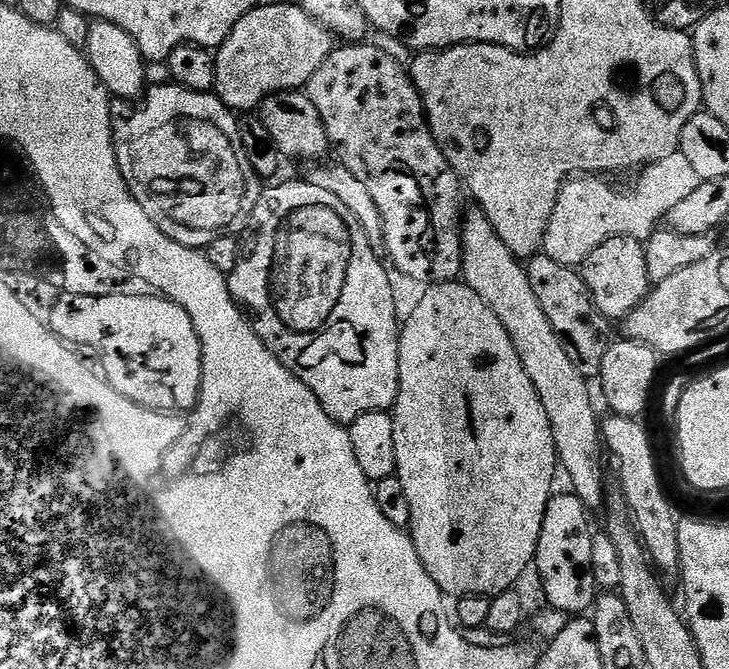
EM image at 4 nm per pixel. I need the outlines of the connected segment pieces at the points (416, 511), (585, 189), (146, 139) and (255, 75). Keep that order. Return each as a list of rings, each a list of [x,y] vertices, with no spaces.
[[[463,282],[433,284],[425,287],[423,292],[424,297],[413,306],[408,321],[405,319],[400,329],[400,389],[394,411],[391,413],[394,422],[395,476],[401,480],[406,501],[410,506],[410,535],[418,550],[418,558],[422,558],[422,566],[426,566],[426,574],[434,578],[445,597],[491,598],[500,592],[515,589],[516,583],[523,578],[524,571],[533,567],[546,506],[554,495],[552,483],[556,480],[556,472],[558,476],[556,443],[550,418],[546,418],[546,406],[542,406],[542,398],[538,398],[538,390],[530,382],[518,358],[518,350],[514,350],[514,342],[510,342],[510,334],[506,334],[502,322],[498,322],[498,318],[489,310],[486,302],[482,302],[482,298],[474,294],[474,290],[470,290]]]
[[[679,150],[654,161],[653,164],[645,164],[639,169],[637,176],[640,177],[637,178],[636,184],[628,184],[620,189],[616,189],[608,181],[611,179],[600,174],[580,174],[569,179],[560,189],[558,202],[550,214],[550,222],[546,226],[544,235],[543,255],[554,258],[554,262],[562,262],[567,268],[576,268],[584,265],[586,258],[590,258],[590,254],[594,254],[594,250],[598,250],[602,242],[615,236],[634,238],[641,242],[649,240],[652,233],[661,227],[662,221],[668,216],[670,210],[678,206],[678,202],[690,198],[690,194],[694,194],[694,190],[698,190],[702,182],[698,178],[698,173],[690,167],[690,161]]]
[[[167,82],[168,84],[156,84],[147,89],[143,93],[142,98],[137,99],[135,102],[129,102],[127,99],[120,98],[113,103],[112,106],[112,141],[114,142],[114,150],[116,151],[116,157],[118,158],[118,166],[122,170],[122,178],[126,182],[126,186],[134,194],[134,198],[138,202],[138,206],[142,206],[142,210],[146,210],[146,214],[150,218],[150,222],[154,222],[154,226],[158,226],[158,230],[162,230],[162,234],[166,234],[174,242],[178,242],[182,246],[187,248],[194,248],[197,250],[207,250],[210,246],[208,238],[192,238],[190,232],[206,232],[206,230],[212,230],[224,222],[228,222],[236,210],[238,210],[238,204],[240,204],[240,190],[242,190],[242,180],[240,180],[240,170],[238,170],[238,160],[234,160],[232,156],[232,150],[228,146],[228,142],[222,138],[222,136],[182,136],[182,126],[180,126],[180,112],[184,114],[200,114],[200,110],[208,110],[214,106],[212,102],[211,91],[206,91],[206,98],[200,98],[200,92],[198,98],[192,98],[192,94],[188,94],[188,88],[185,88],[183,84],[175,82]]]
[[[295,2],[257,3],[233,25],[220,47],[215,49],[215,95],[233,110],[255,109],[269,92],[295,84],[307,85],[320,61],[333,47],[333,33]]]

